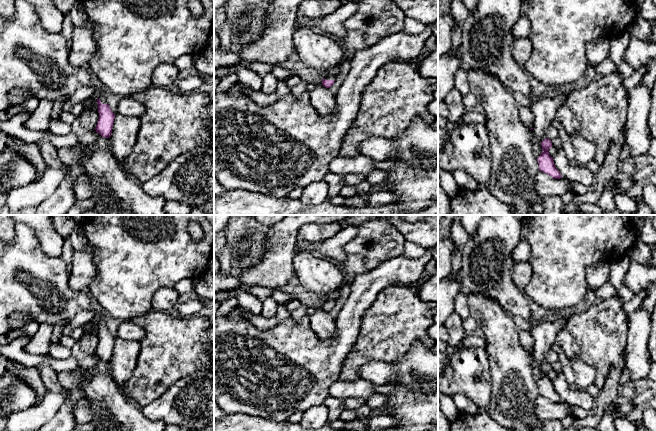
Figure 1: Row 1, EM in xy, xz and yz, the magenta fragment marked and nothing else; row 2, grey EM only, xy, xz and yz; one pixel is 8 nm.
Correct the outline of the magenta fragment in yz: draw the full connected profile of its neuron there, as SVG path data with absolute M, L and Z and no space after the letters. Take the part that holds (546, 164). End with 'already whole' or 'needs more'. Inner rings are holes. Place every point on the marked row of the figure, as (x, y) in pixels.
M546 138L541 142L543 152L537 158L539 170L548 174L554 179L560 179L562 176L554 165L553 158L549 154L549 149L552 147L551 140Z; already whole

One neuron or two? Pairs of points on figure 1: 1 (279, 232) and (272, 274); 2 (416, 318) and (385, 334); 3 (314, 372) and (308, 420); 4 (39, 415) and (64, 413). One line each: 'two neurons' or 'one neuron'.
1: one neuron
2: one neuron
3: two neurons
4: two neurons

